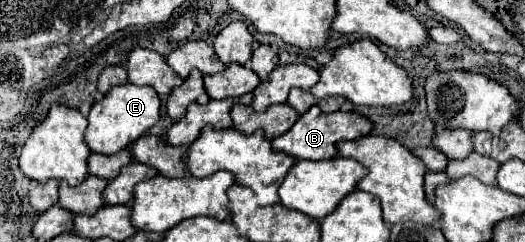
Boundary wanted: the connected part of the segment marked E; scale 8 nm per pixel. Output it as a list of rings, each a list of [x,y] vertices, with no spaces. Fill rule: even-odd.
[[[113,85],[103,99],[95,101],[89,111],[89,127],[85,129],[85,143],[89,143],[89,149],[93,153],[113,155],[121,149],[125,149],[131,141],[139,139],[147,129],[151,129],[159,119],[159,107],[161,101],[155,93],[155,89],[149,89],[149,85]]]

